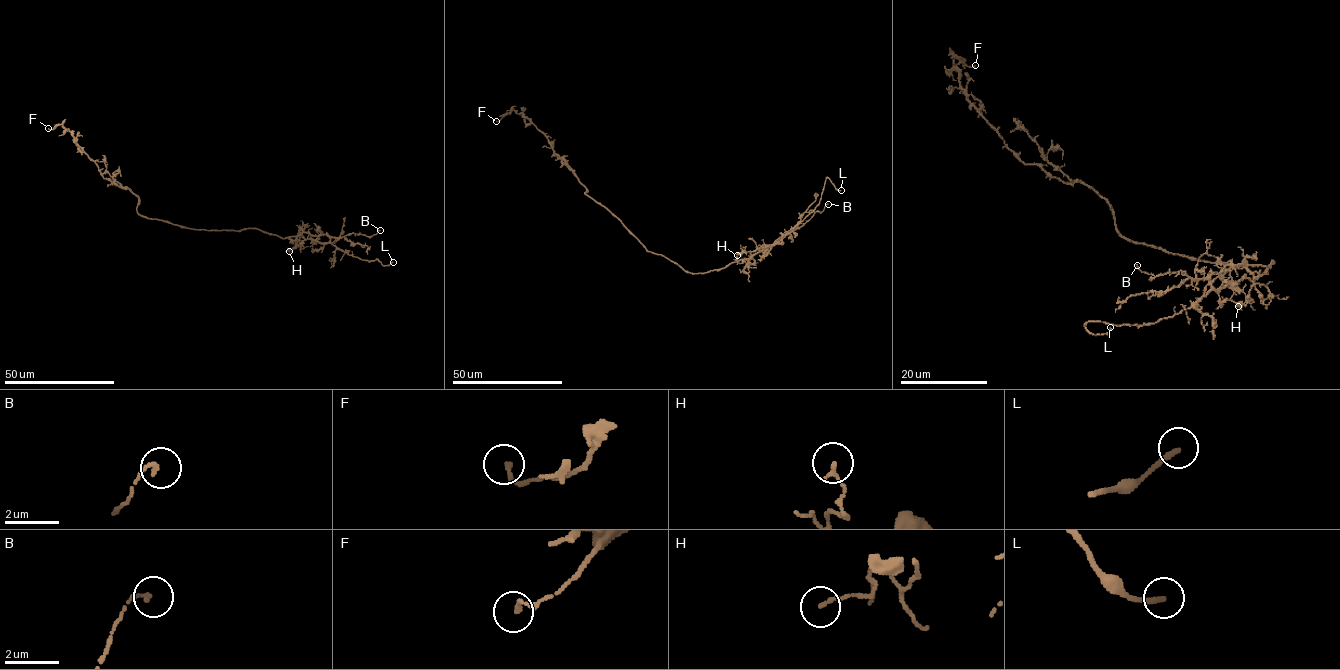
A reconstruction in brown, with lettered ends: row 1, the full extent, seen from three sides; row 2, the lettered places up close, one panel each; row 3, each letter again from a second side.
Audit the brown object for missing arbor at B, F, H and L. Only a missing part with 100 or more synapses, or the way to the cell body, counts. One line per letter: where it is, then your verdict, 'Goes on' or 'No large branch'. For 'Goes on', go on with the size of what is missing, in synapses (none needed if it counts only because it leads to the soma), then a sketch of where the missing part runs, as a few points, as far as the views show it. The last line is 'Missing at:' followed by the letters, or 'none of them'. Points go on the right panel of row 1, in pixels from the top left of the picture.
B: Place: (1137, 265). No large branch
F: Place: (975, 65). No large branch
H: Place: (1238, 306). No large branch
L: Place: (1110, 327). Goes on. Course of what is missing: (1110, 327), (1117, 323), (1126, 330), (1142, 336), (1154, 335)
Missing at: L

